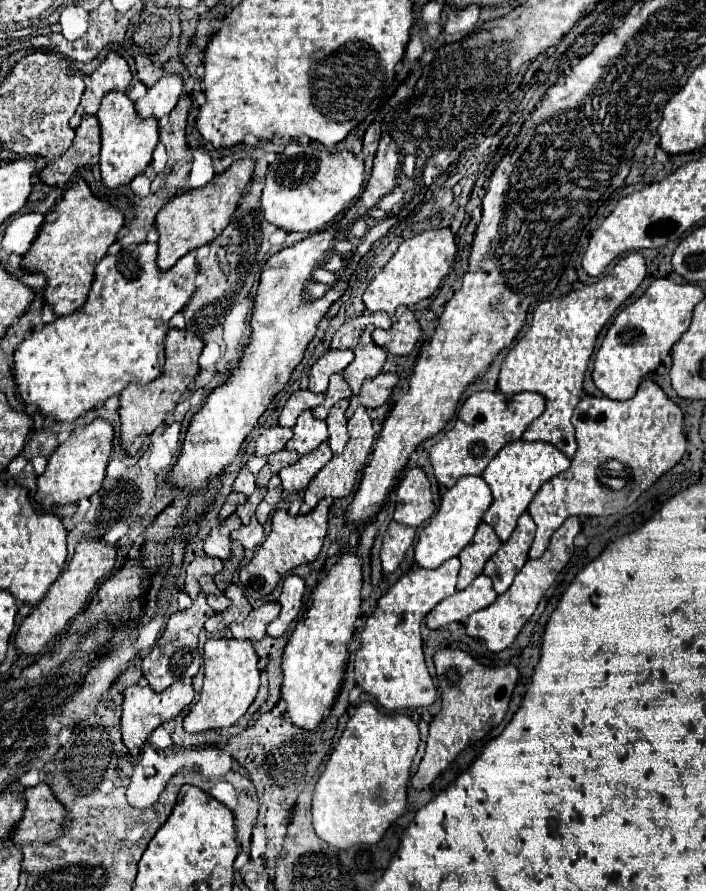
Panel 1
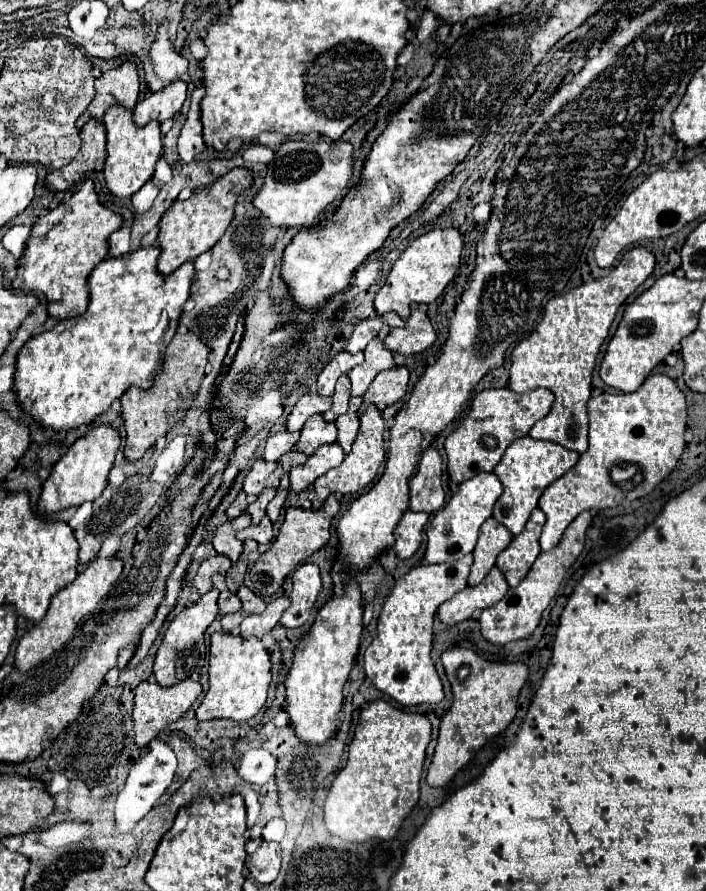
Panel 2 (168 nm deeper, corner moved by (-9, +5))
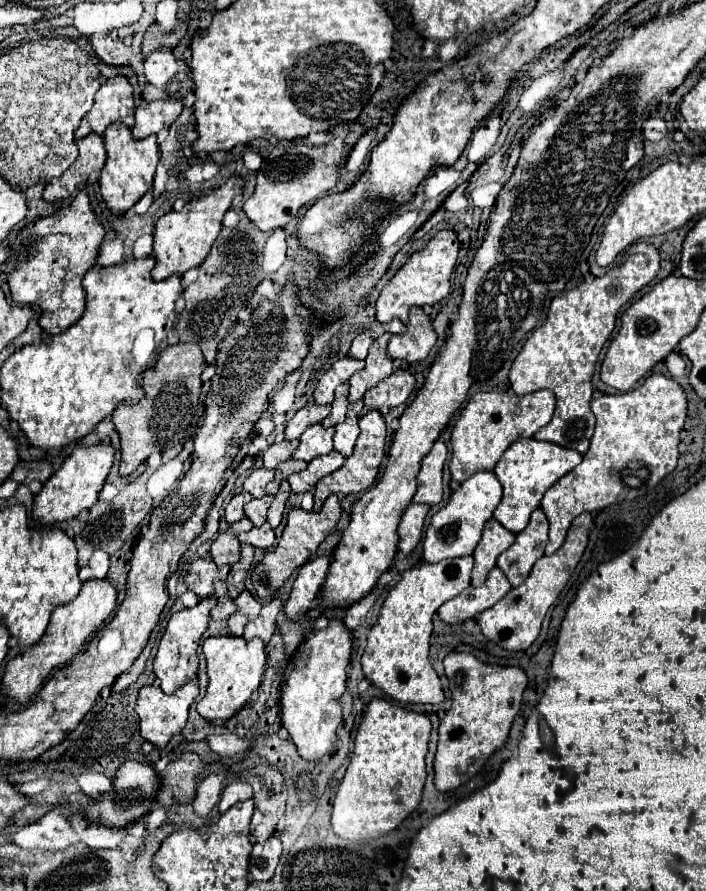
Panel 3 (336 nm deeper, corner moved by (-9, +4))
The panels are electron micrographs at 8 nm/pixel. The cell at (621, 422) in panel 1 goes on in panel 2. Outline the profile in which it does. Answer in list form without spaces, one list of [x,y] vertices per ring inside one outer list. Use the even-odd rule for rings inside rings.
[[[650,375],[634,393],[602,393],[588,401],[590,447],[578,463],[542,493],[538,507],[546,513],[542,551],[550,551],[562,539],[564,529],[588,509],[608,509],[624,501],[650,495],[676,467],[686,441],[686,397],[666,375]]]

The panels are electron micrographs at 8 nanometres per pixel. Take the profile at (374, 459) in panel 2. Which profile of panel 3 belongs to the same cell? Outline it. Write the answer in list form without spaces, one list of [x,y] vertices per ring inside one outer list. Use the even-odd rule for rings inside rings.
[[[370,410],[368,414],[364,414],[360,418],[360,436],[356,440],[354,454],[350,458],[346,458],[342,468],[338,468],[336,472],[324,476],[316,484],[316,488],[314,488],[314,510],[320,510],[324,500],[330,494],[340,494],[340,492],[342,494],[358,494],[358,492],[364,492],[370,486],[374,486],[384,456],[386,456],[386,422],[384,422],[384,418],[378,410]]]

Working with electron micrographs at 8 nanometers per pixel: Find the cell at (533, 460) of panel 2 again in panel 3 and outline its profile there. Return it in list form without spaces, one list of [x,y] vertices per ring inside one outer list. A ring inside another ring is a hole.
[[[534,438],[516,440],[502,454],[502,458],[498,460],[498,464],[494,468],[494,474],[498,476],[500,484],[504,486],[504,496],[502,496],[502,502],[498,504],[498,508],[494,510],[494,518],[514,534],[522,532],[528,526],[530,514],[540,506],[544,492],[556,480],[560,480],[564,474],[568,474],[574,466],[578,466],[580,462],[582,462],[582,456],[576,450],[568,450],[568,448],[562,448],[552,442],[538,442]]]

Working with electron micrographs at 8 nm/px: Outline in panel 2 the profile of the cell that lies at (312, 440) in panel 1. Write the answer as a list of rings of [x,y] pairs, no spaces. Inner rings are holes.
[[[314,415],[312,419],[308,419],[308,423],[304,423],[304,427],[300,431],[300,439],[294,449],[302,451],[306,455],[312,455],[318,447],[330,445],[334,441],[336,441],[336,425],[326,423],[322,419],[322,415]]]

